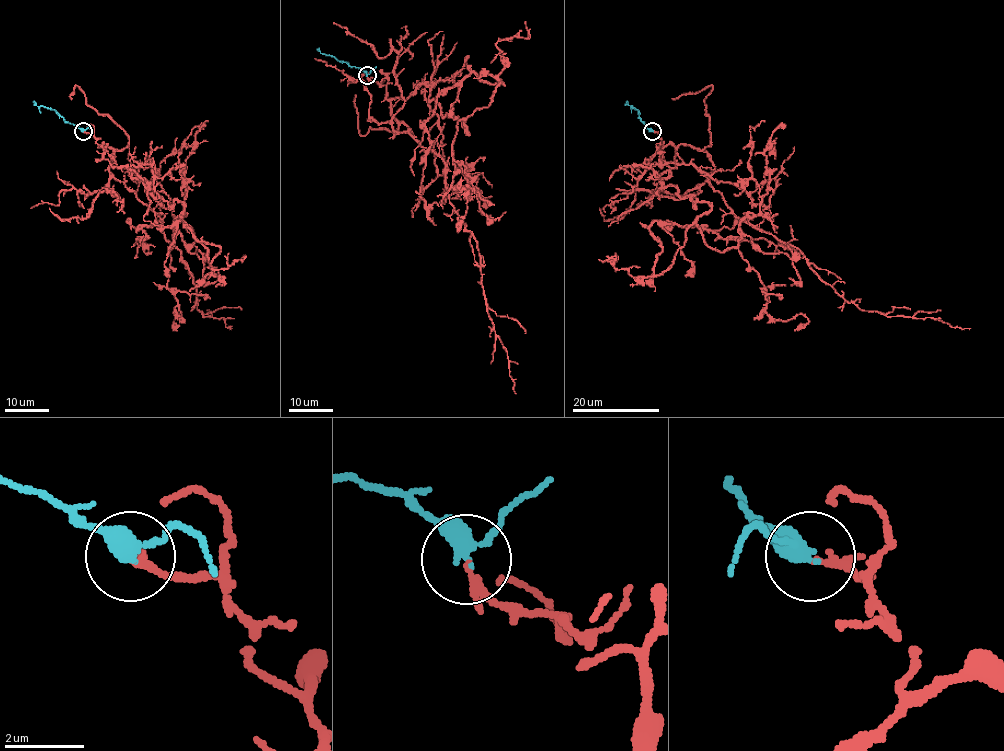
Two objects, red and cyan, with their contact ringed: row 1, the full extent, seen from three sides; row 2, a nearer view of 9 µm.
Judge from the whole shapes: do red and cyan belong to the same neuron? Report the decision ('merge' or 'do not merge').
merge

